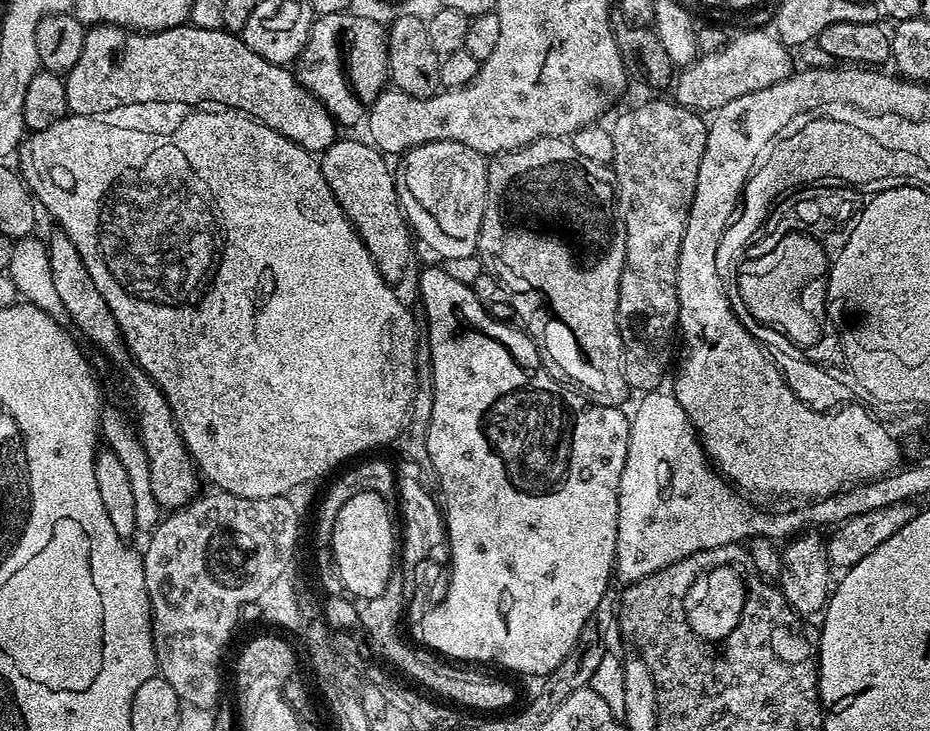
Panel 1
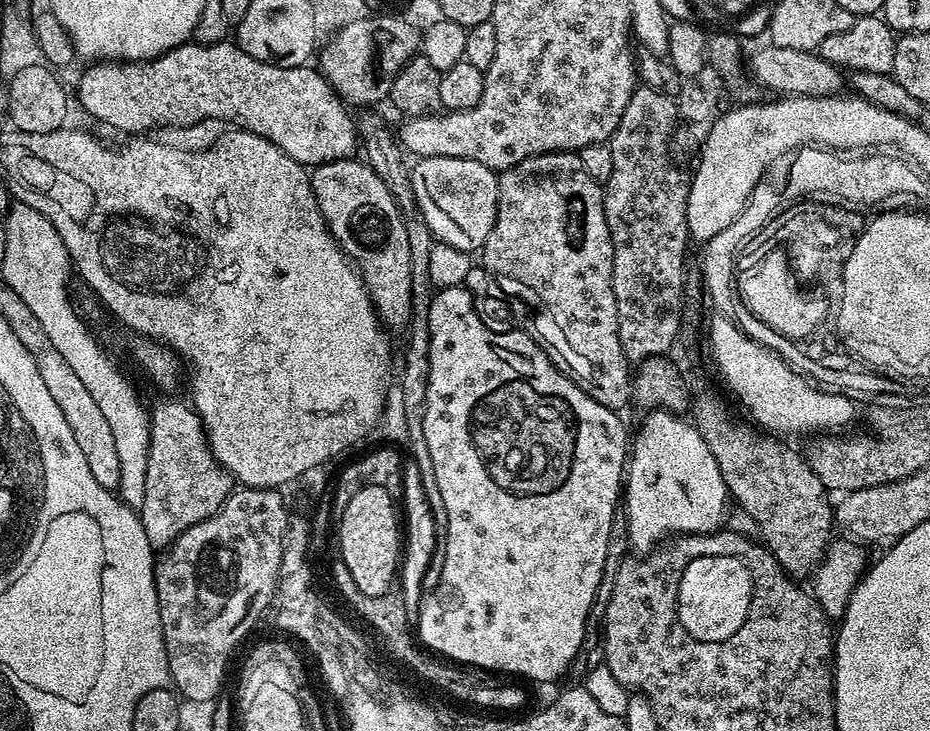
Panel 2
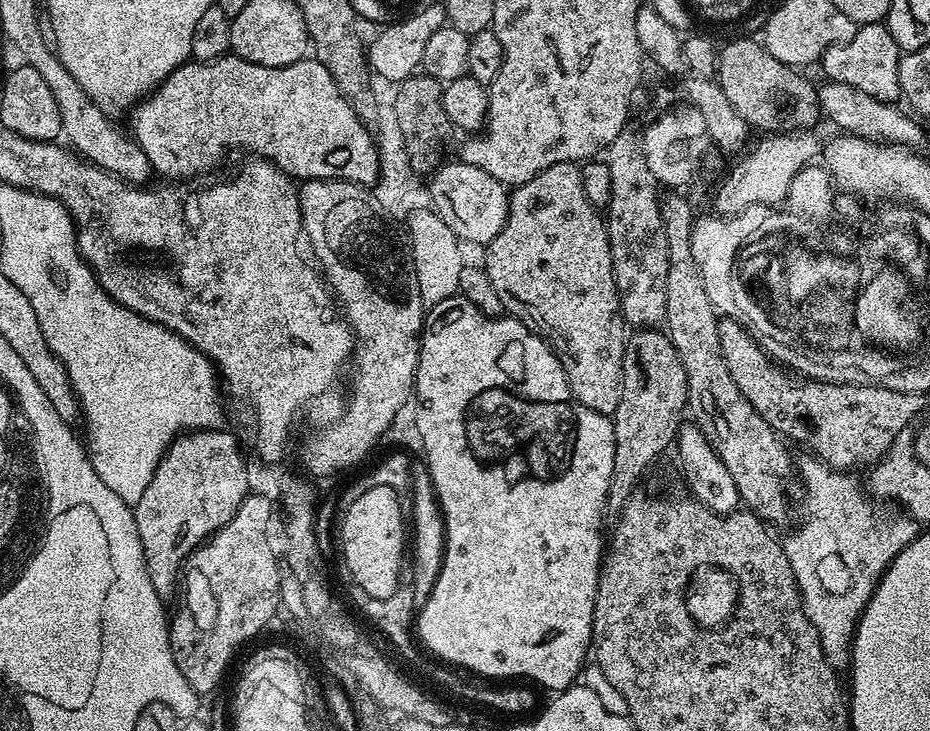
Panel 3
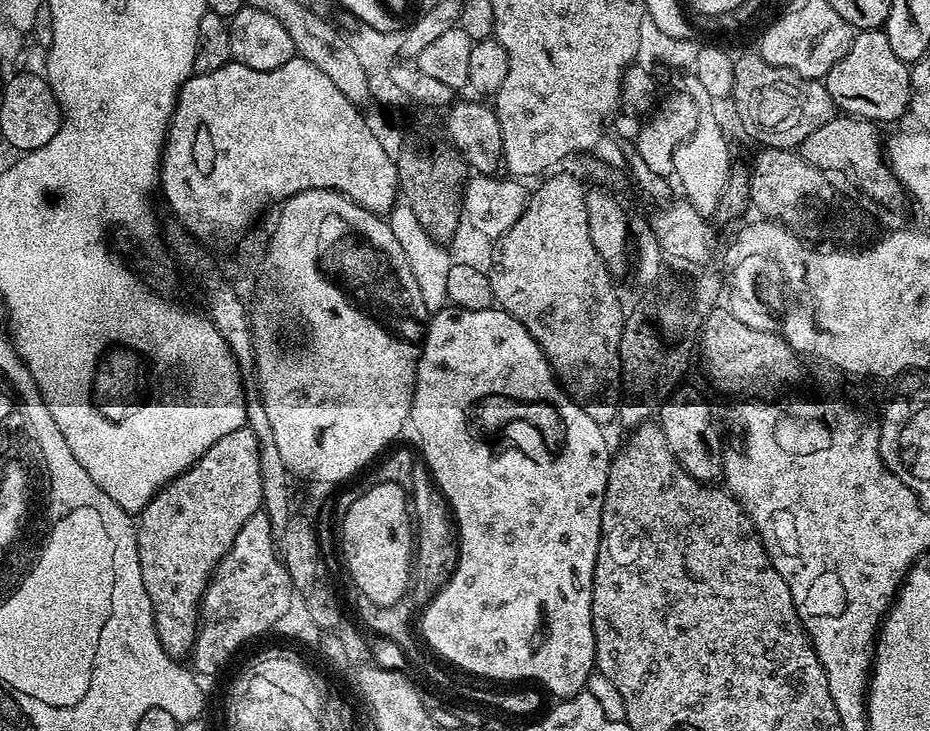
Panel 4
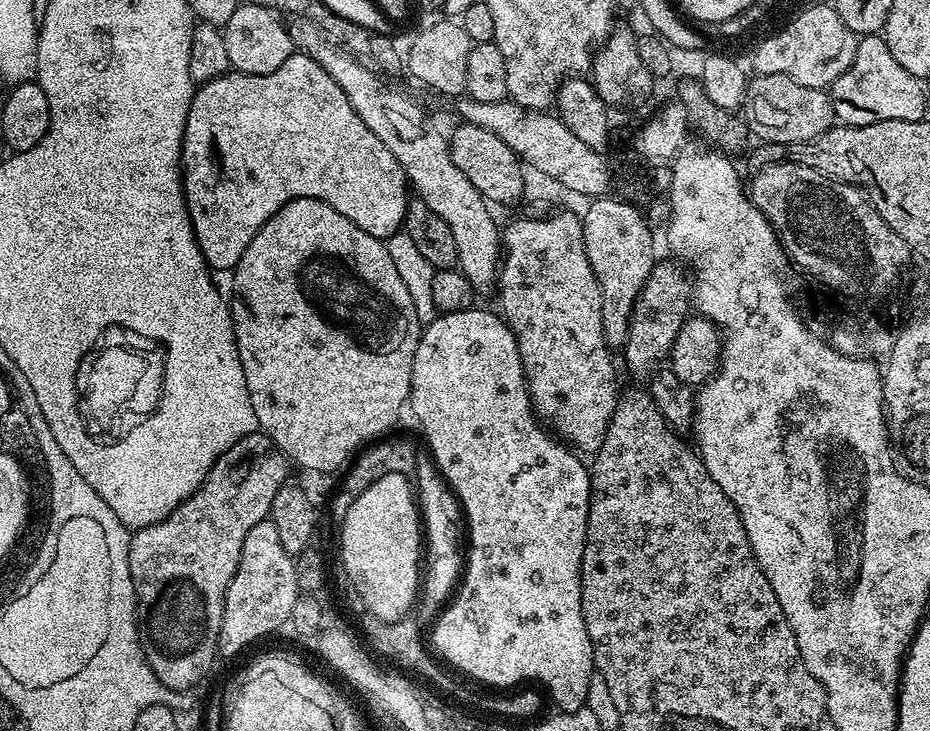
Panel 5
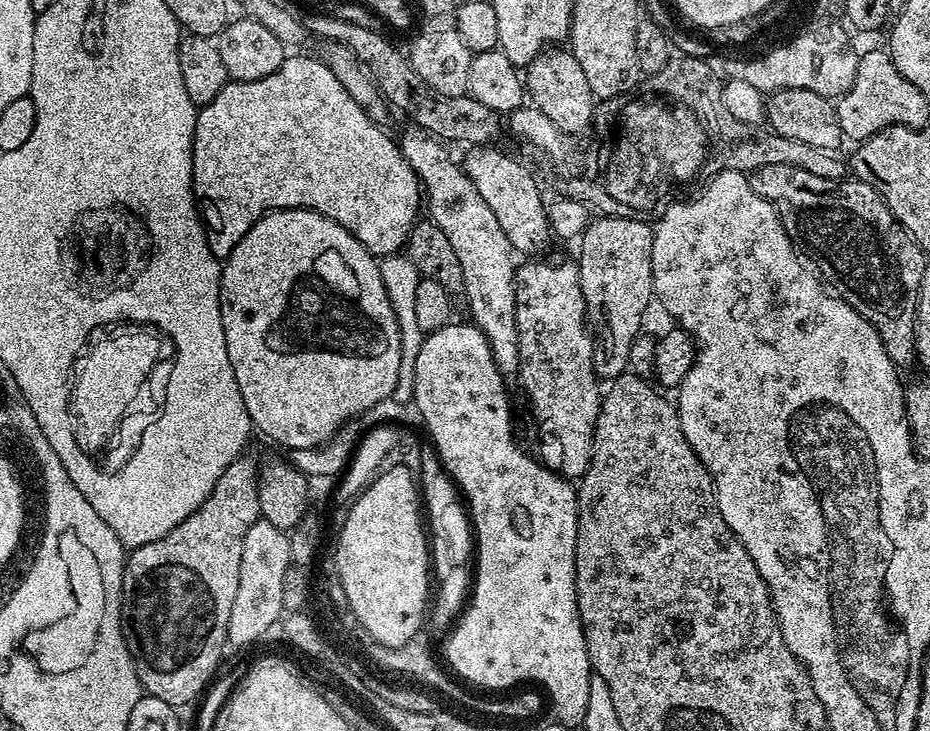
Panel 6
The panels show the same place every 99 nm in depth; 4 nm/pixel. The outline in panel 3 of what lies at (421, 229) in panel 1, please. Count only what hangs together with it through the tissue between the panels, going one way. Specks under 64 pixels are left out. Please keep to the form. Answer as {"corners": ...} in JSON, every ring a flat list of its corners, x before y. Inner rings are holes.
{"corners":[[463,162,456,164,441,163,431,173,426,187,431,198,431,207,454,230,454,234,462,242,468,240,472,244,486,246,502,230,508,217,509,189,499,184,494,177,486,174,486,170,478,170,478,166,470,166]]}

